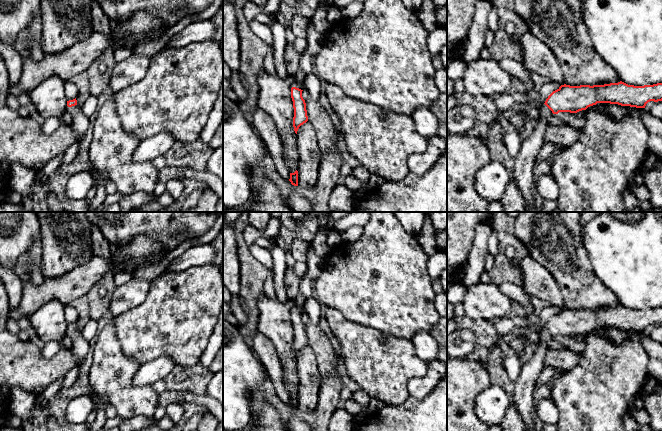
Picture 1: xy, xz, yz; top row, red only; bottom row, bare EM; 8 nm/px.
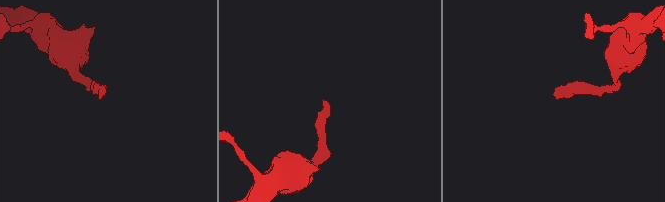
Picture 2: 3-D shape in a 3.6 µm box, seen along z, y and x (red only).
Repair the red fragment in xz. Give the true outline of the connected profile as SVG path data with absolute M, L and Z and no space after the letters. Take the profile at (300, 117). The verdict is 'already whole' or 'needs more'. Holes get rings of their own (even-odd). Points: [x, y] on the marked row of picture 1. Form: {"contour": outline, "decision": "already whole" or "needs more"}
{"contour": "M294 80L291 88L291 98L294 108L293 127L296 134L299 127L308 121L306 103L302 97L304 87L302 81Z", "decision": "needs more"}

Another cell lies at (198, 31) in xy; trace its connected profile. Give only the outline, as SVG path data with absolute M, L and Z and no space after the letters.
M211 20L195 21L175 34L166 44L167 48L180 48L191 43L213 40L215 26Z

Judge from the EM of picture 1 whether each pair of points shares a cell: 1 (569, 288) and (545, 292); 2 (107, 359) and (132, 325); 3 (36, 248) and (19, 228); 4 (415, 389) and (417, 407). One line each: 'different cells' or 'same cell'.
1: different cells
2: different cells
3: different cells
4: different cells

